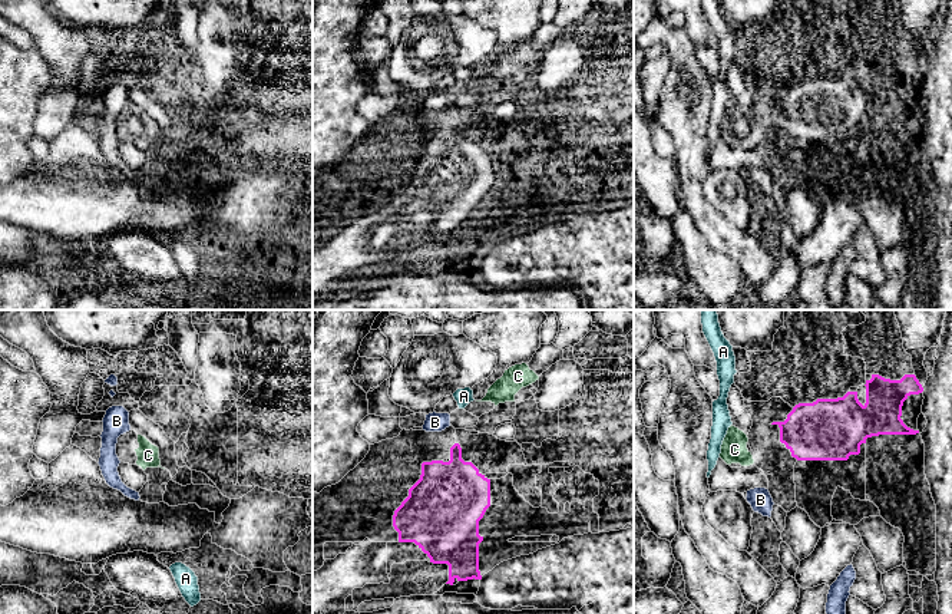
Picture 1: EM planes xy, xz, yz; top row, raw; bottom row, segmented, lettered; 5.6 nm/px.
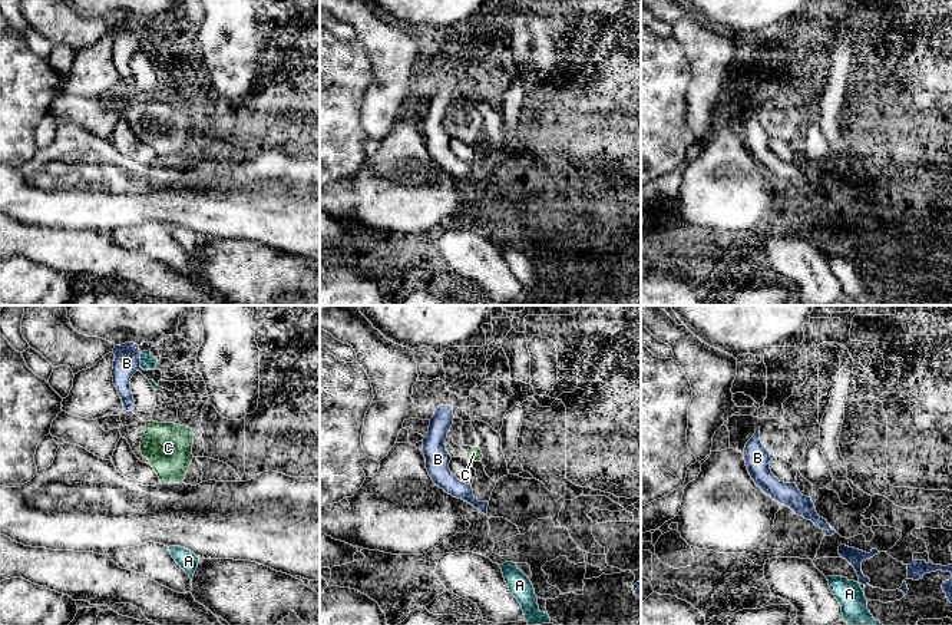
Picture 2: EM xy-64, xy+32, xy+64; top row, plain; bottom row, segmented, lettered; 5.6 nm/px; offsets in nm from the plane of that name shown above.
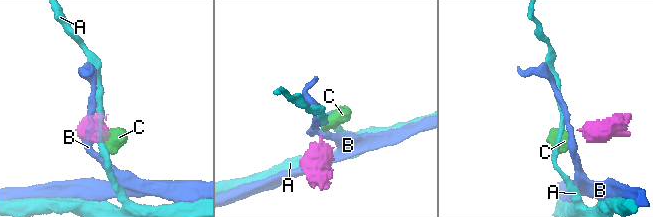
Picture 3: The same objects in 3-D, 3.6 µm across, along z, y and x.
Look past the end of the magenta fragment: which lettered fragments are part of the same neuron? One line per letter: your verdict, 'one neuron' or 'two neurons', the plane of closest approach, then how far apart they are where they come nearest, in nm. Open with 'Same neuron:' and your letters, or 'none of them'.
Same neuron: C
A: two neurons | xz | 200 nm
B: two neurons | xz | 100 nm
C: one neuron | yz | 160 nm

